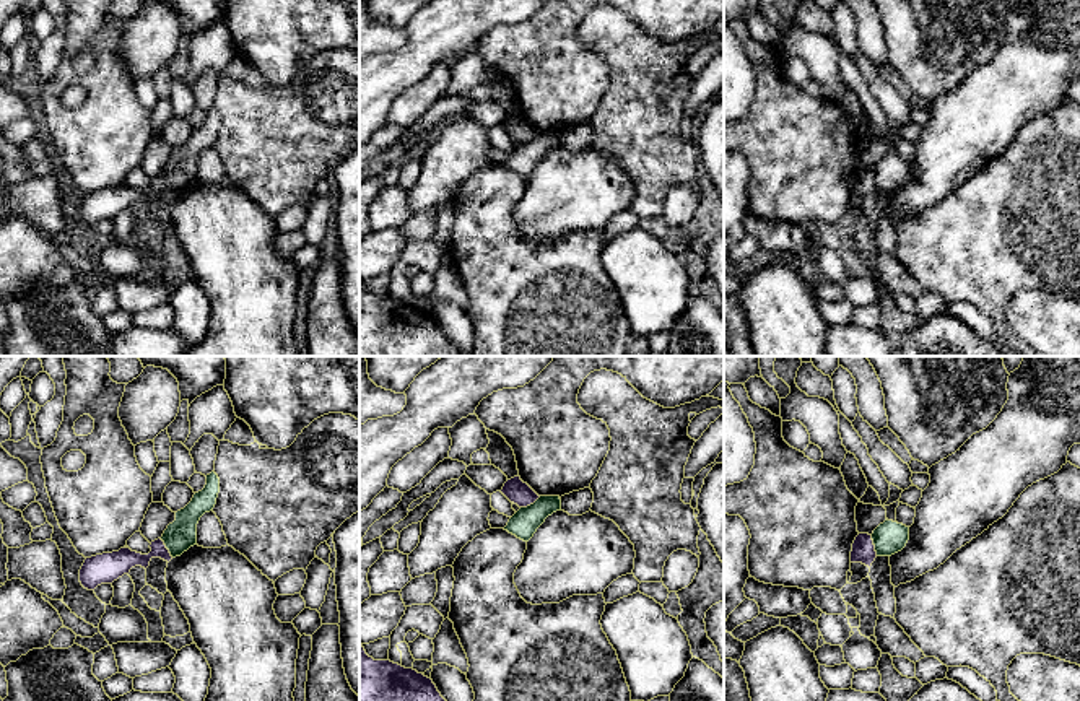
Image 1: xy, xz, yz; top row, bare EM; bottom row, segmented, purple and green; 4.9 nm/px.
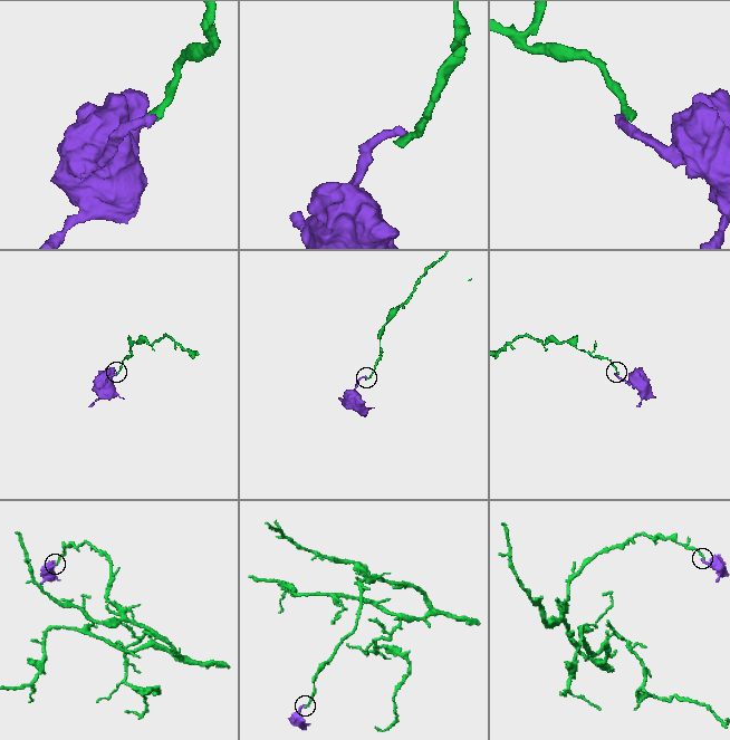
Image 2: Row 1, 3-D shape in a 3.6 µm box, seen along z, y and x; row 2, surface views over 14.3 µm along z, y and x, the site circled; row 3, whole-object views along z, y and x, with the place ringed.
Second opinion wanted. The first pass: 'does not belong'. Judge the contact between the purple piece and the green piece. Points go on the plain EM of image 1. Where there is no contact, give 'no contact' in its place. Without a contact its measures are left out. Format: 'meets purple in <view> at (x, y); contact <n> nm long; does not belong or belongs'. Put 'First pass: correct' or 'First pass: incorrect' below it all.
meets purple in yz at (874, 181); contact 110 nm long; does not belong
First pass: correct

